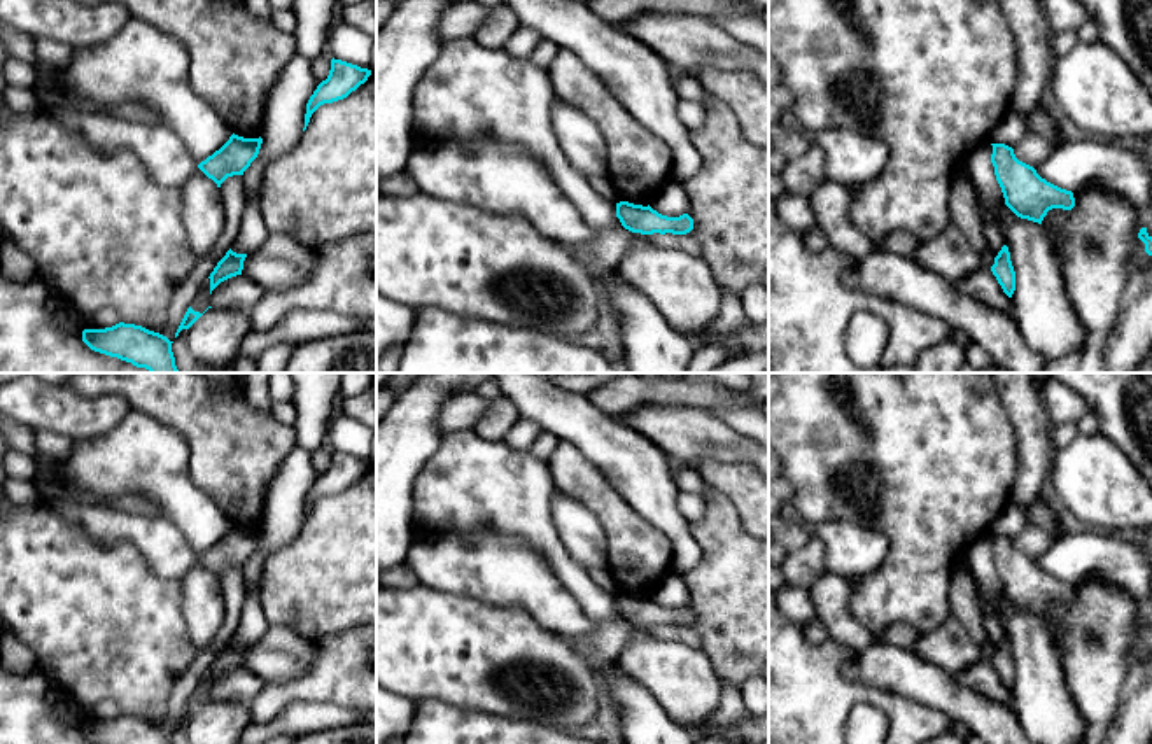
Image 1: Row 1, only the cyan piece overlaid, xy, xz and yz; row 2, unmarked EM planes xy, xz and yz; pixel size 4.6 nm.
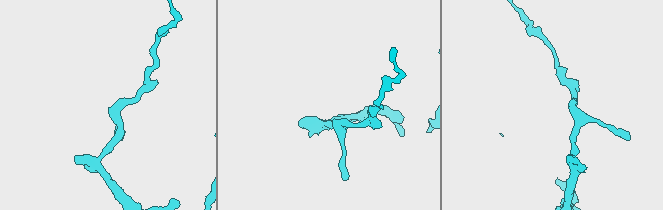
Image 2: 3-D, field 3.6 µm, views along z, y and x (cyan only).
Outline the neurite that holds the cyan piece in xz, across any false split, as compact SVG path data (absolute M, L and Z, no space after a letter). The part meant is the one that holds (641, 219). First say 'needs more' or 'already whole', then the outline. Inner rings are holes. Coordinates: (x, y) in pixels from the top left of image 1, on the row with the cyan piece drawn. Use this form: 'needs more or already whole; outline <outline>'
already whole; outline M629 201L616 203L616 217L625 229L641 235L686 235L693 229L693 219L688 214L667 217L653 210L650 205L643 207Z

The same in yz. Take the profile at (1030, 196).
already whole; outline M1005 144L991 145L991 163L994 166L994 175L1001 187L1005 205L1017 217L1042 224L1049 210L1071 210L1075 207L1071 191L1061 189L1042 179L1033 166L1015 158L1012 147Z

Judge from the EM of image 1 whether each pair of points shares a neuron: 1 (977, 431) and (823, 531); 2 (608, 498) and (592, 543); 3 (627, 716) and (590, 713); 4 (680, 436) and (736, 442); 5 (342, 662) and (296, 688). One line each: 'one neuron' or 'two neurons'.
1: two neurons
2: two neurons
3: two neurons
4: one neuron
5: one neuron

